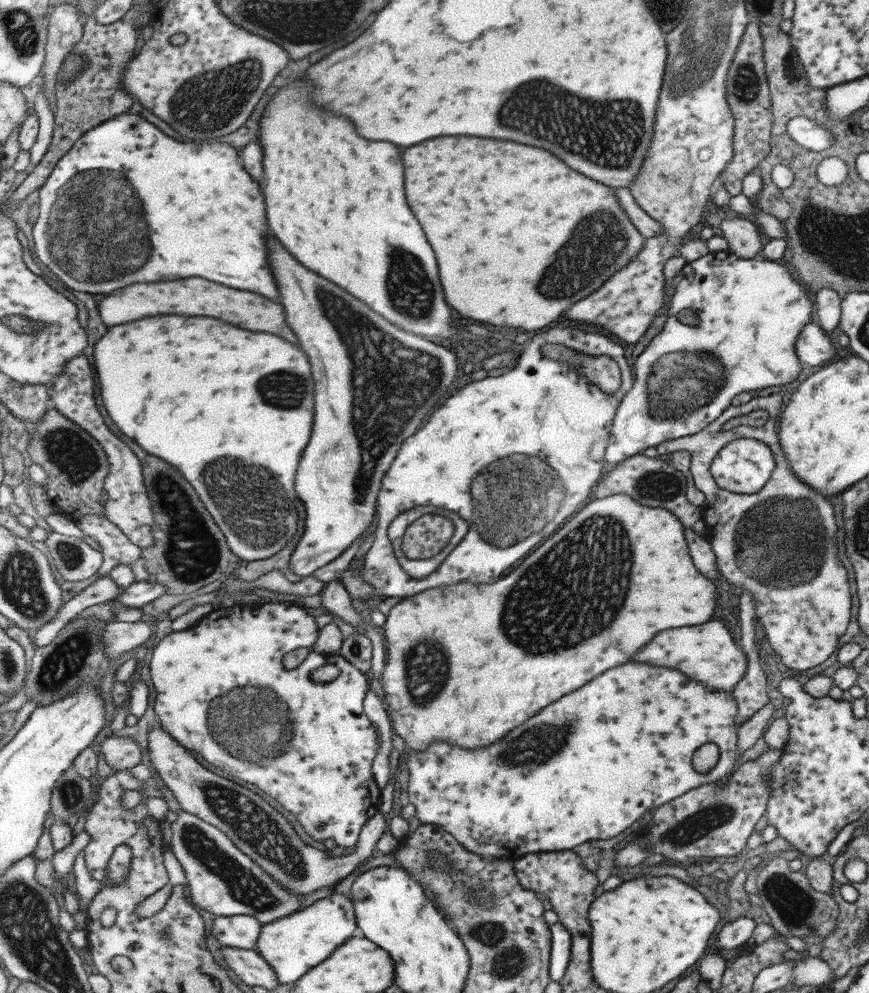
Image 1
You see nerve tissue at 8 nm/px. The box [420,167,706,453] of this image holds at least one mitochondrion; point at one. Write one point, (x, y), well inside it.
(599, 241)

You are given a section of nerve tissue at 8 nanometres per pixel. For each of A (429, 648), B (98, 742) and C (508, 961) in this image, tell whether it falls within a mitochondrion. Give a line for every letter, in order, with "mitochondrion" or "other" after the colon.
A: mitochondrion
B: other
C: mitochondrion

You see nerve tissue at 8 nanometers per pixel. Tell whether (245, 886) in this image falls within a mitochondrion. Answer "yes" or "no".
yes

